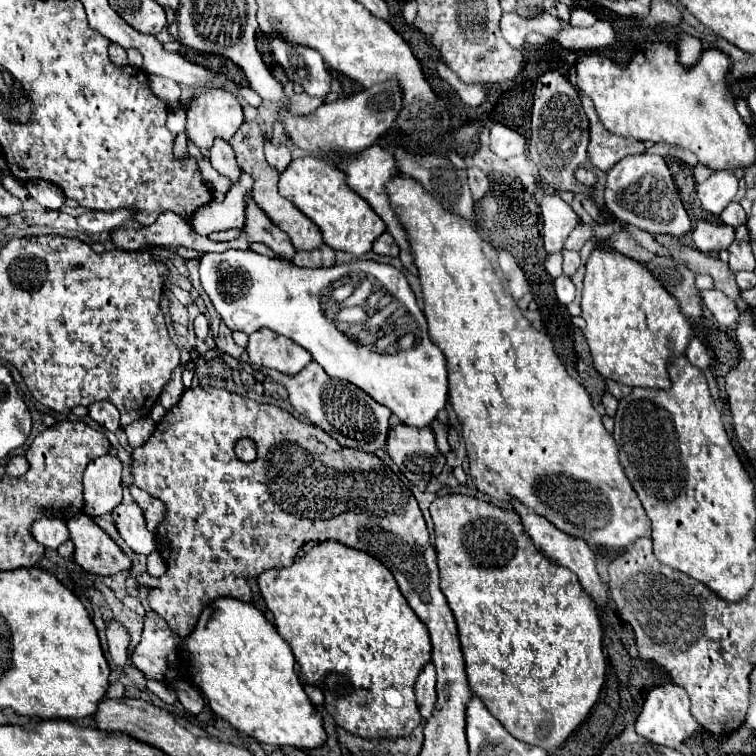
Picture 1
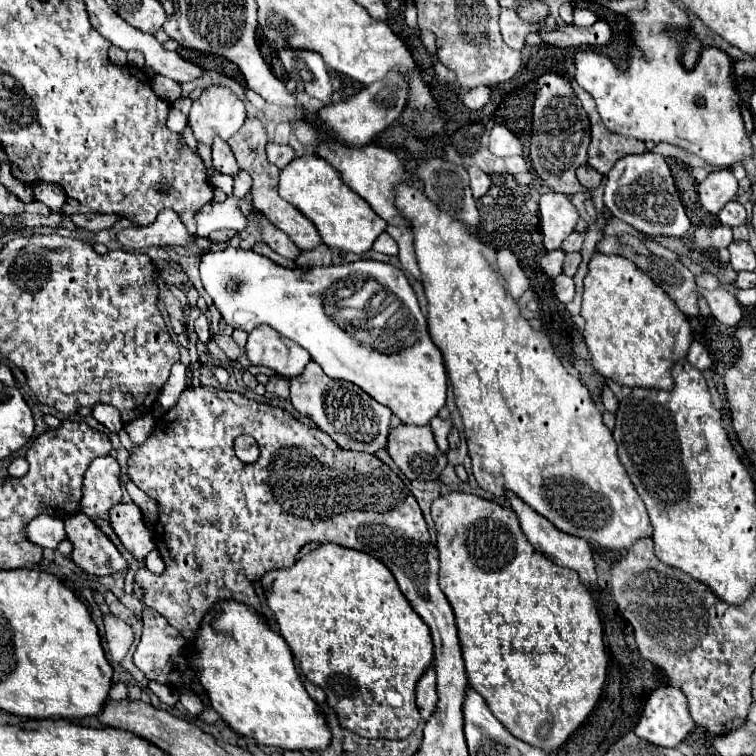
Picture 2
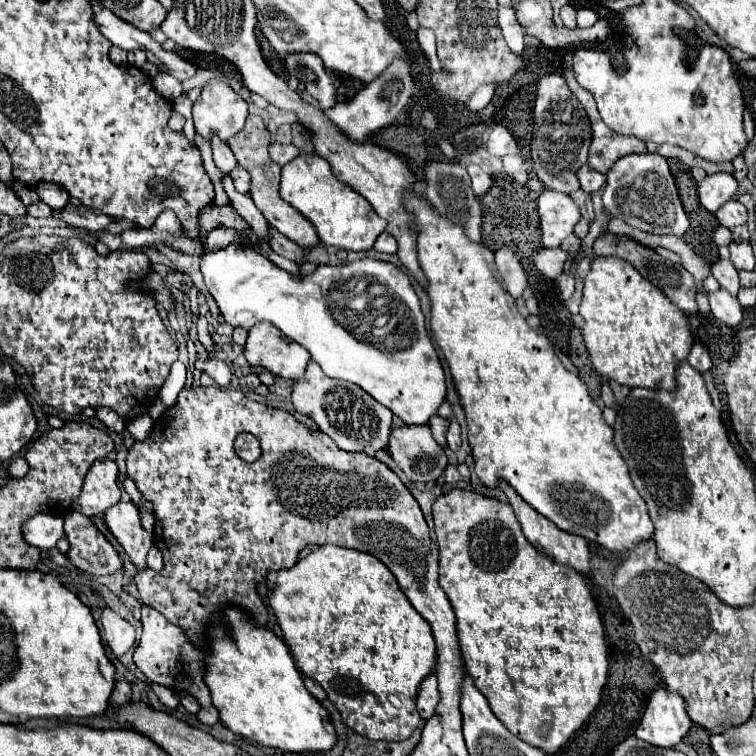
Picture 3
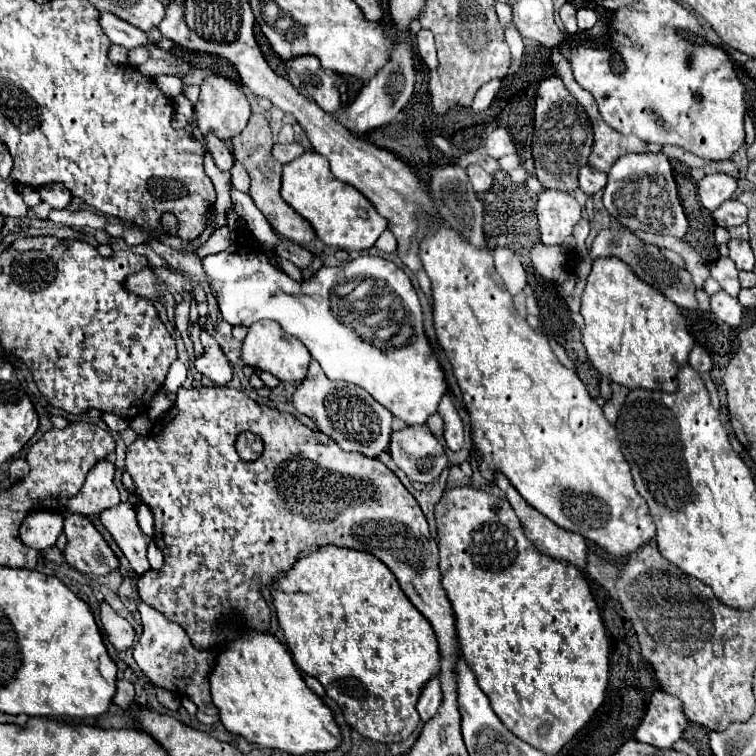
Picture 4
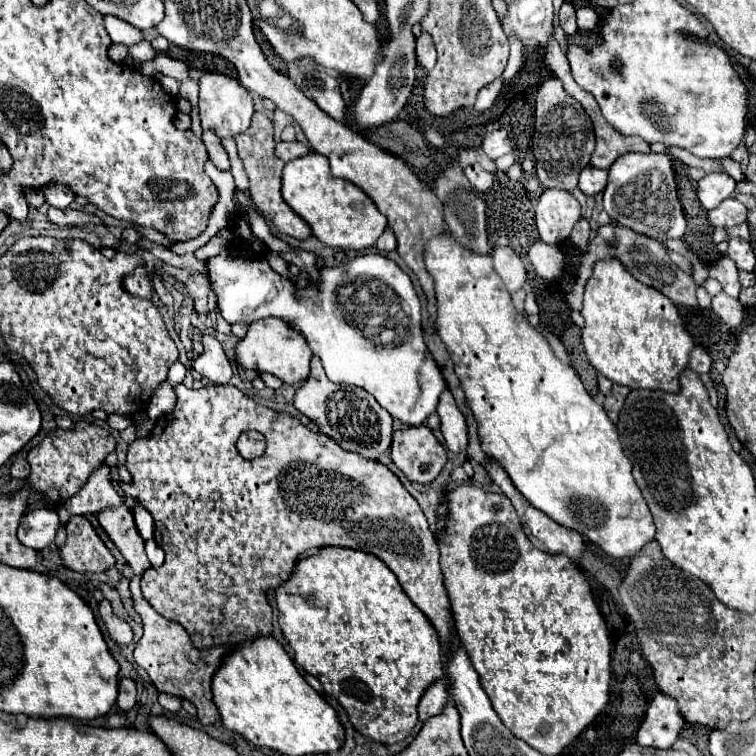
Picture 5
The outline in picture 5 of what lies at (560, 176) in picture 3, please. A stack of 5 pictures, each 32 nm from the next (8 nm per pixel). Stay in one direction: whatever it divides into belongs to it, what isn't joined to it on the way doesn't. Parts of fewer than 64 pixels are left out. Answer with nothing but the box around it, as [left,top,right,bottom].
[532,78,594,192]

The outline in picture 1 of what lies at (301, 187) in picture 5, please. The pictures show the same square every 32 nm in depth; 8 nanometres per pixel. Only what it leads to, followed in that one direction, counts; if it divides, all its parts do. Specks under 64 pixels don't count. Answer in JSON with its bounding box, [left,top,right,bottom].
[280,156,386,256]

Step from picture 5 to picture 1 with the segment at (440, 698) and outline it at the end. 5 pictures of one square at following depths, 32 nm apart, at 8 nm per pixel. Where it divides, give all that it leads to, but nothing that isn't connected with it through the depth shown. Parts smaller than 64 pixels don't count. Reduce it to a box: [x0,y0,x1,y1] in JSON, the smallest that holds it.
[416,662,436,718]

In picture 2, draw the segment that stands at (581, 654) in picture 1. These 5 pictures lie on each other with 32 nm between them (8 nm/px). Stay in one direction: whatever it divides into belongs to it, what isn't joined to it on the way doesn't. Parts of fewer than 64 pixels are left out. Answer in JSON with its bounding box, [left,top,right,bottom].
[432,492,606,752]

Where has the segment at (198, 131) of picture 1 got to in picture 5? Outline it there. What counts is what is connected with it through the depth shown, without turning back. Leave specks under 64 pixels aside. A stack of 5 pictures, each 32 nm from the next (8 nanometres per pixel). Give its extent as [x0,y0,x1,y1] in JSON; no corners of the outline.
[200,74,254,138]

